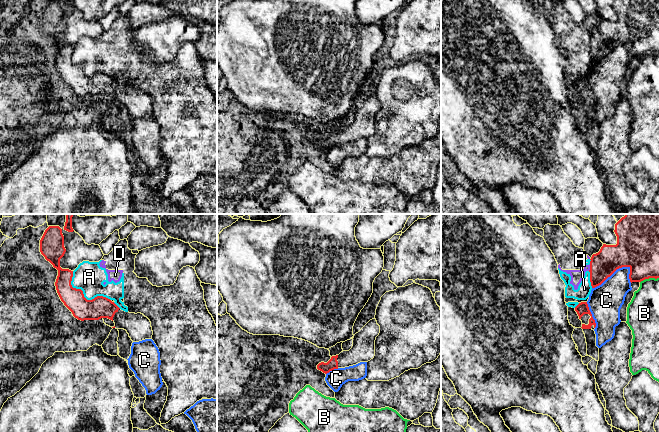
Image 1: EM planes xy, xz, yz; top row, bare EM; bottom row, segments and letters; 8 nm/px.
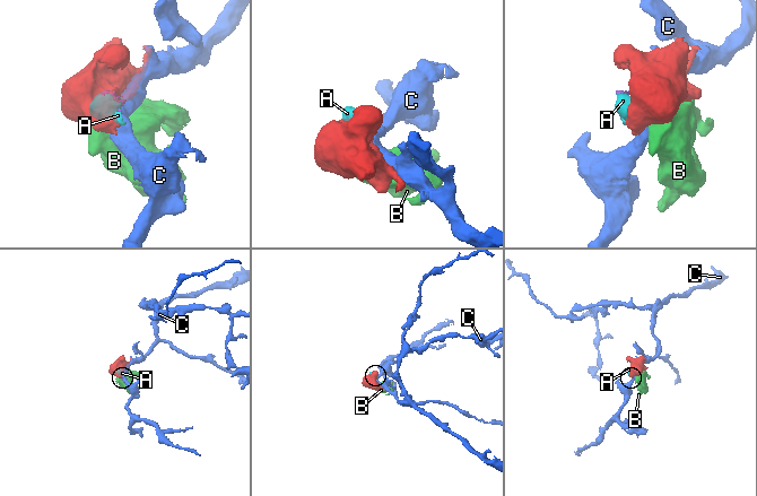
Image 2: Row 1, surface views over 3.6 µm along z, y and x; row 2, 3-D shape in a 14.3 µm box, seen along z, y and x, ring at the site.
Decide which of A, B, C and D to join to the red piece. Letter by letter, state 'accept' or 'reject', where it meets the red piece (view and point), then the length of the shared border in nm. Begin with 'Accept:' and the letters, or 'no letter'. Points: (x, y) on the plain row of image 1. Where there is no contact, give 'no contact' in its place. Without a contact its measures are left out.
Accept: no letter
A: reject | xy (83, 70) | 400 nm
B: reject | yz (649, 53) | 160 nm
C: reject | yz (611, 50) | 360 nm
D: reject | yz (590, 43) | 60 nm

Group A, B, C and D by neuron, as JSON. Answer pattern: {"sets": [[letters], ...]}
{"sets": [["A", "D"], ["B"], ["C"]]}

